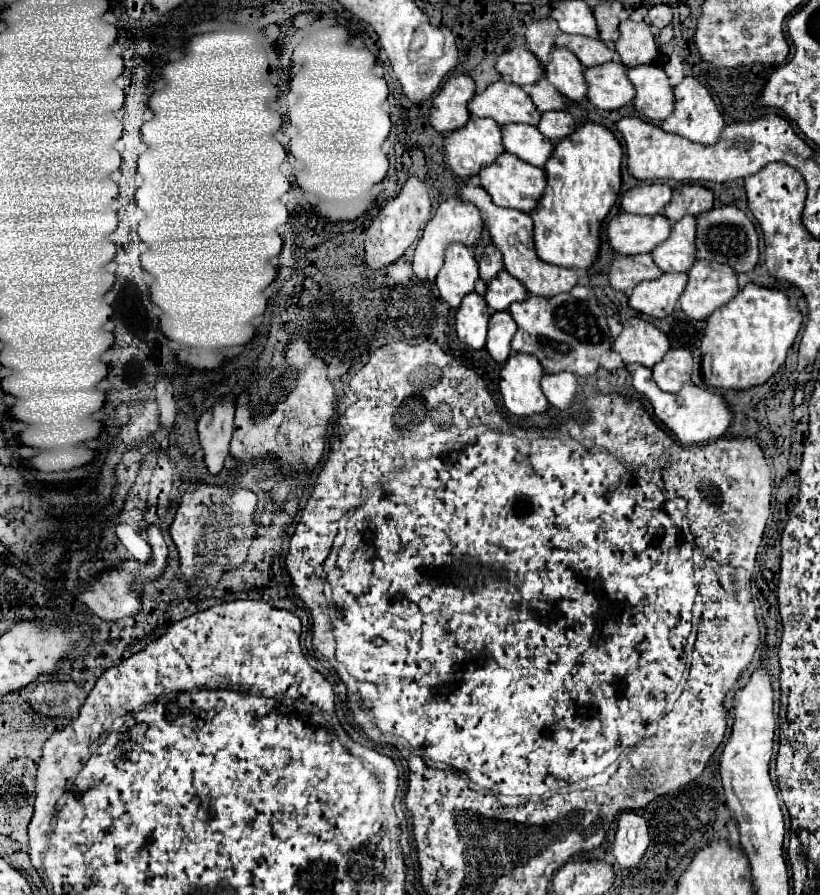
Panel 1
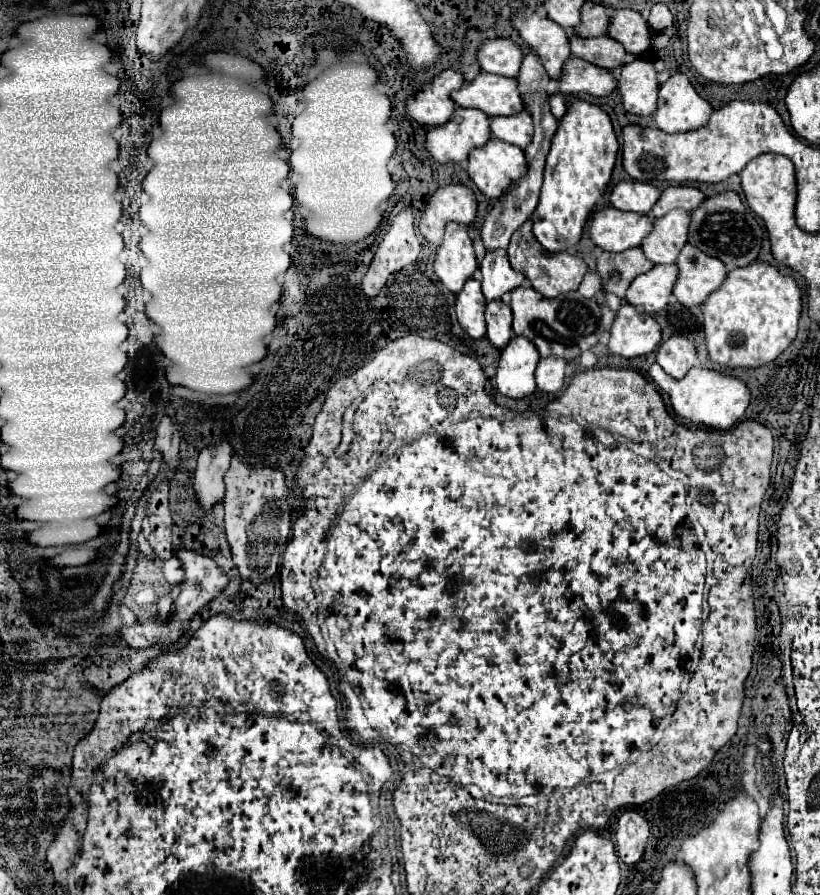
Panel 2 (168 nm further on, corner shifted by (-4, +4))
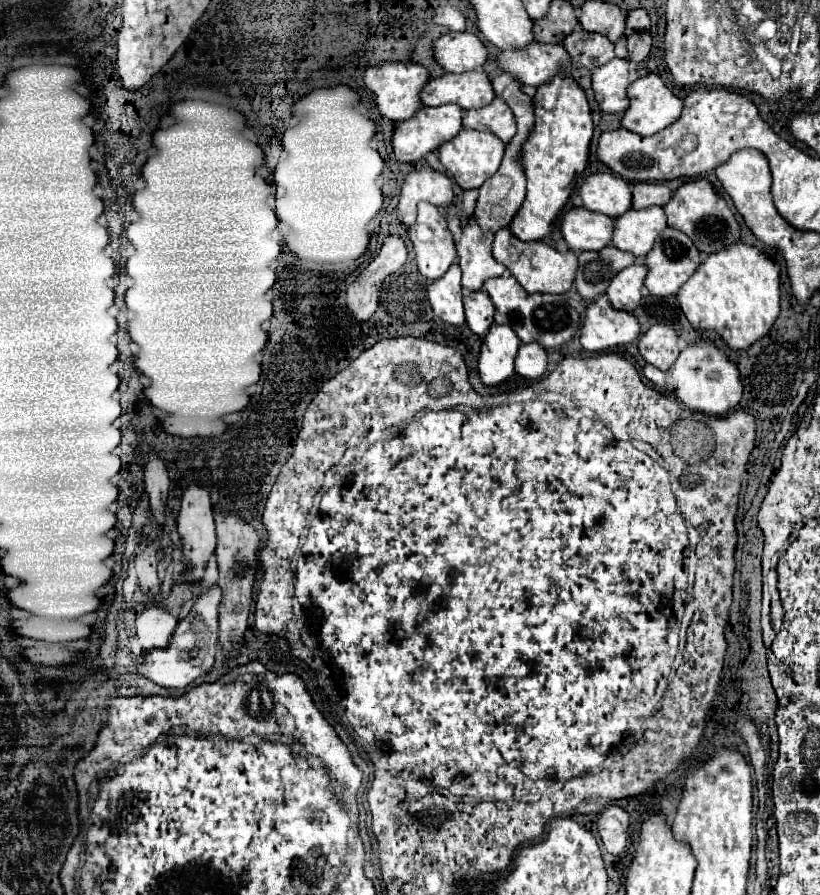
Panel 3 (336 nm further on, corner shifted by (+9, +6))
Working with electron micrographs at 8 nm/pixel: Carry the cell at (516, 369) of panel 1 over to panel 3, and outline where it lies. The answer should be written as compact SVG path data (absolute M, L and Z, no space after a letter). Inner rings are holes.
M492 324L490 332L482 340L478 374L486 386L498 386L514 374L514 360L522 342L512 328Z

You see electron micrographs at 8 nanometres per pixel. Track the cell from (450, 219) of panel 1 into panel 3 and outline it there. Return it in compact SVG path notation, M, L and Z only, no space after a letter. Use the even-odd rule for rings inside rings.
M422 168L412 174L402 184L402 196L398 202L398 220L404 226L416 222L418 202L430 202L434 206L448 206L454 198L452 182L446 174L440 174L432 168Z

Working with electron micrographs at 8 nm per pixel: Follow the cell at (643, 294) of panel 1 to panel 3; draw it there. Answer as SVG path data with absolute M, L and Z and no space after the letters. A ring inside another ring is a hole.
M636 262L630 268L618 272L606 290L612 306L626 312L638 308L642 302L642 288L646 274L648 274L648 266L642 262Z

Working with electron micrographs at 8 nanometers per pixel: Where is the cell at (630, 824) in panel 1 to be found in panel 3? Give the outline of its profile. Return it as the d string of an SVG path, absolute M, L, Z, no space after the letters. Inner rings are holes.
M608 806L602 810L600 820L598 820L598 834L602 838L604 848L612 856L618 856L626 850L628 826L630 826L630 818L622 808Z

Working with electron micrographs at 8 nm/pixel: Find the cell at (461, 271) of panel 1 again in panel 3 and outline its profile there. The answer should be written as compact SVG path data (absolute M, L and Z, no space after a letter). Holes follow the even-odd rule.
M418 204L418 220L408 228L422 276L438 280L456 260L456 244L446 218L432 204Z

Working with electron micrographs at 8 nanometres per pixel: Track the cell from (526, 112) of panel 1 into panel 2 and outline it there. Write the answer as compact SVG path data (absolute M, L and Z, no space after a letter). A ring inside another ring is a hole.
M481 72L463 88L451 92L451 100L463 108L477 108L489 116L509 116L523 110L517 80Z

